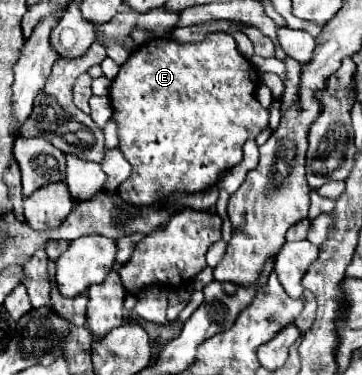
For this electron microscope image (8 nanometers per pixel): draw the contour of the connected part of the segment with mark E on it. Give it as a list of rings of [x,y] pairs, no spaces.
[[[209,33],[205,37],[205,41],[201,43],[177,43],[173,39],[165,39],[165,37],[157,37],[151,39],[145,45],[141,45],[139,49],[135,49],[131,53],[131,57],[121,65],[119,75],[113,79],[111,89],[109,89],[109,99],[113,103],[113,117],[119,125],[119,149],[125,155],[125,159],[131,163],[133,171],[129,175],[129,179],[119,185],[119,195],[133,205],[157,205],[161,201],[165,201],[169,195],[173,195],[175,191],[185,191],[185,193],[197,193],[203,191],[207,187],[213,187],[219,183],[219,177],[225,175],[229,169],[233,169],[235,165],[239,165],[243,161],[243,145],[249,139],[255,139],[267,125],[269,125],[269,111],[265,107],[261,107],[261,103],[255,99],[255,89],[259,83],[259,73],[257,69],[239,53],[235,39],[229,33]]]

